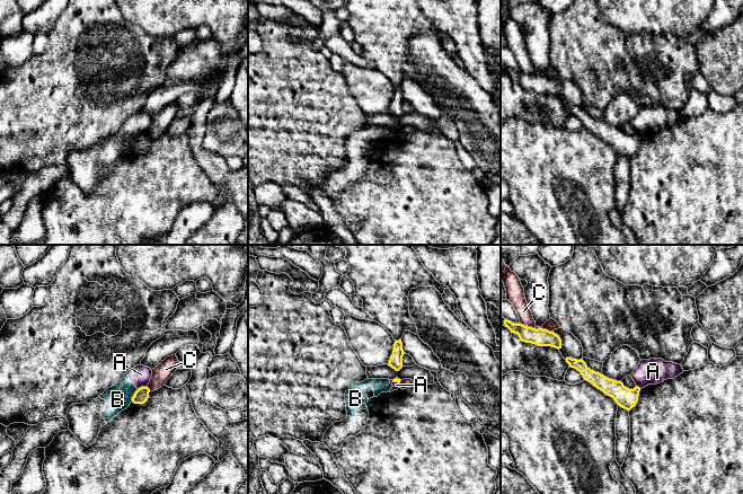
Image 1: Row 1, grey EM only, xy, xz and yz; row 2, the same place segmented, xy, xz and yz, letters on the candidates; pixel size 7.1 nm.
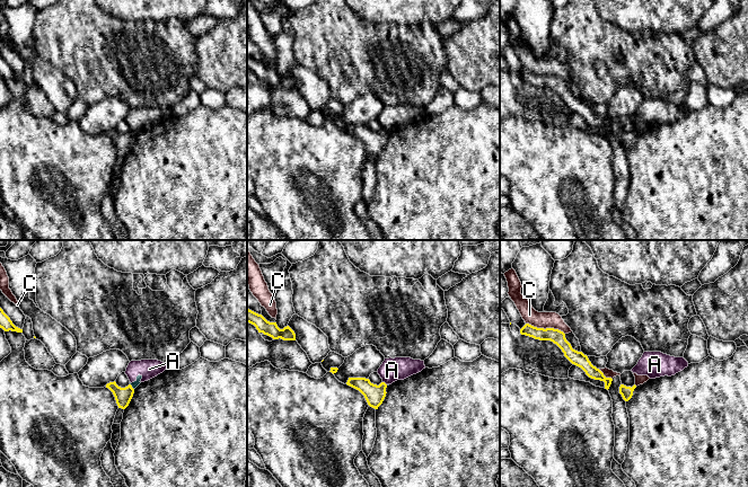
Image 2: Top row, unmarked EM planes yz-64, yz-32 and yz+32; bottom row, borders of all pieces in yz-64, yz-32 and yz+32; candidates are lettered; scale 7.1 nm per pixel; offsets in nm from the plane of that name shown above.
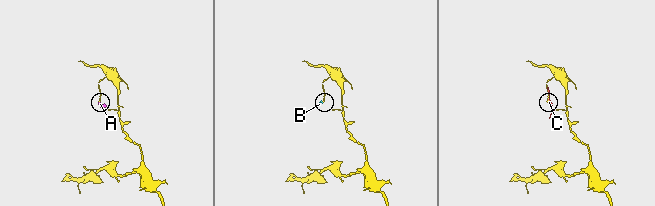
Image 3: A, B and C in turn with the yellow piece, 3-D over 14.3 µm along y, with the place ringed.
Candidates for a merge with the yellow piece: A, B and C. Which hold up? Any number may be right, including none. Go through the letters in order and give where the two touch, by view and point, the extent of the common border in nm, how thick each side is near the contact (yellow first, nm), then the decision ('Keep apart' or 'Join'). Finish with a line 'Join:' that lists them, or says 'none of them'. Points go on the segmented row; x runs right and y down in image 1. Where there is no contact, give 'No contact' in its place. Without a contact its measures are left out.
A: Touches yellow at xy (142, 387). Shared border 80 nm. Thickness 100 nm (yellow) against 140 nm. Keep apart
B: Touches yellow at xy (134, 395). Shared border 100 nm. Thickness 100 nm (yellow) against 190 nm. Keep apart
C: Touches yellow at yz (538, 328). Shared border 240 nm. Thickness 130 nm (yellow) against 110 nm. Keep apart
Join: none of them

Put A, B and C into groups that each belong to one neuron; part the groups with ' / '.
A B / C

